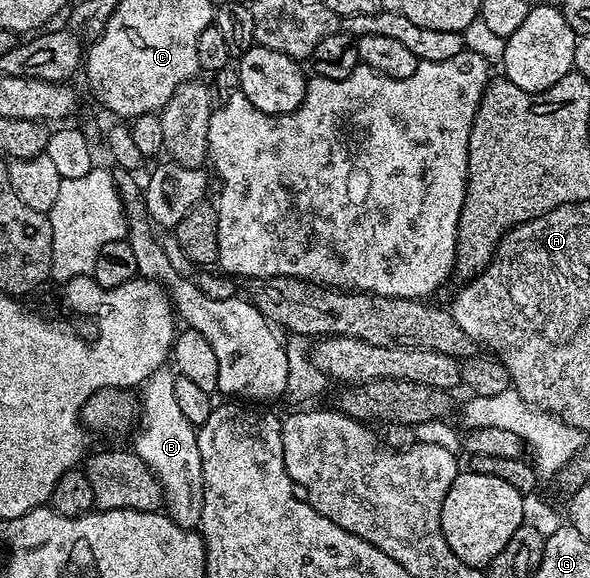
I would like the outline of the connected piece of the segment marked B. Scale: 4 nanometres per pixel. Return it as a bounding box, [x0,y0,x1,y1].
[132,368,204,528]

